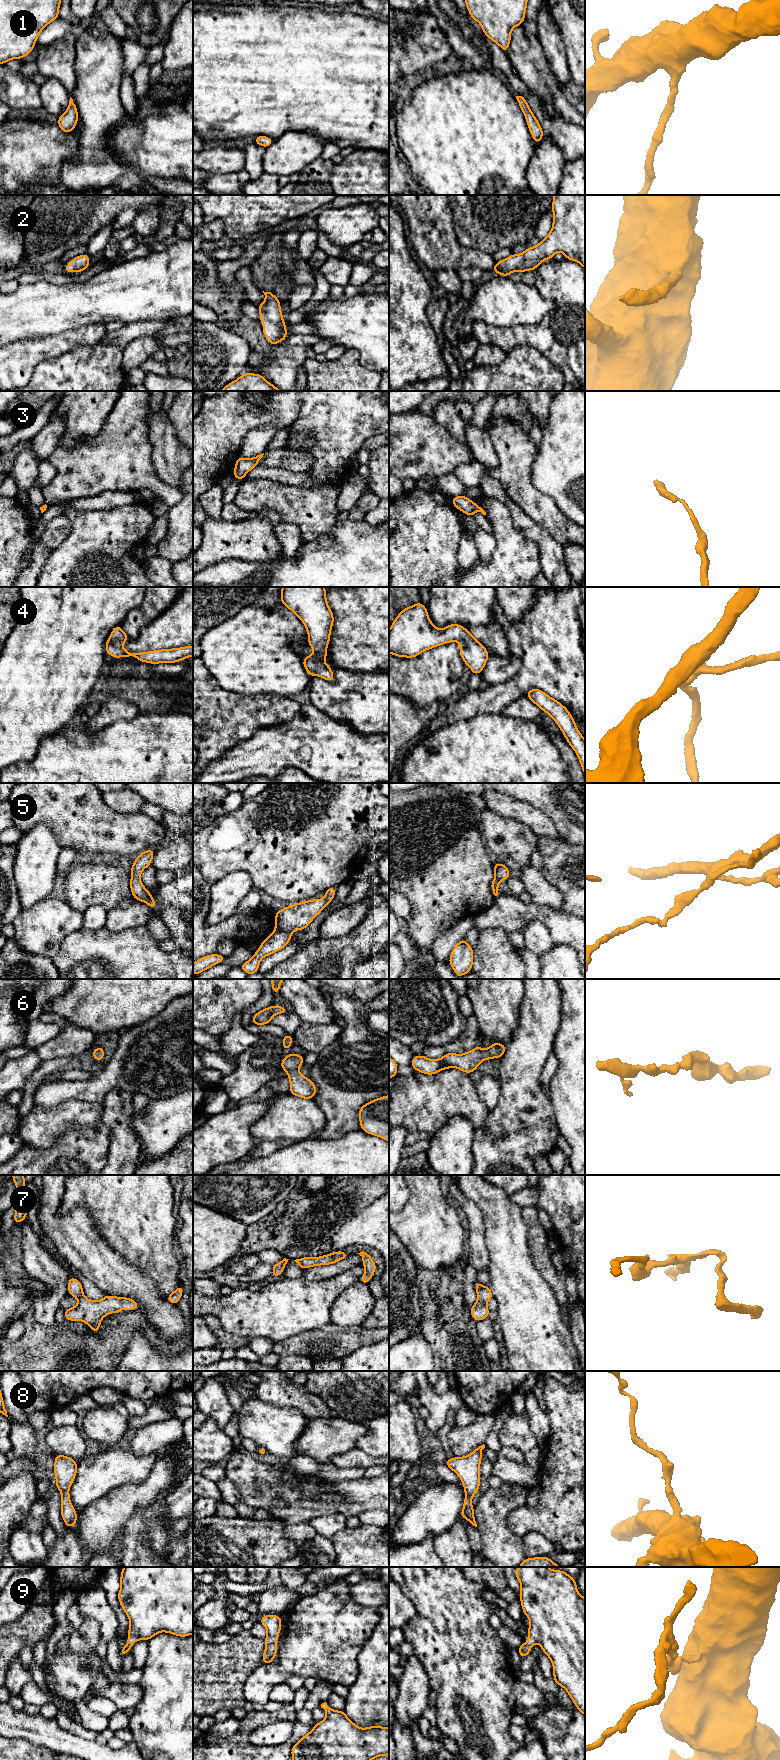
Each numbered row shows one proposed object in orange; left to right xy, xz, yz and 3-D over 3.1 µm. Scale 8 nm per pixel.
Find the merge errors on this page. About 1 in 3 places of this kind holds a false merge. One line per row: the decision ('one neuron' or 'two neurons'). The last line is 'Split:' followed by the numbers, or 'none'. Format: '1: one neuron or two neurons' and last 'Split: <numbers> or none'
1: one neuron
2: one neuron
3: one neuron
4: one neuron
5: one neuron
6: one neuron
7: one neuron
8: one neuron
9: one neuron
Split: none

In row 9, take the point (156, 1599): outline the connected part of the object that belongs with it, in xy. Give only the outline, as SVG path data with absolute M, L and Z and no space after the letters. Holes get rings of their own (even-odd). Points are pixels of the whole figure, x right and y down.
M124 1567L121 1570L118 1600L130 1625L122 1657L138 1640L150 1640L160 1632L179 1637L193 1634L193 1567Z

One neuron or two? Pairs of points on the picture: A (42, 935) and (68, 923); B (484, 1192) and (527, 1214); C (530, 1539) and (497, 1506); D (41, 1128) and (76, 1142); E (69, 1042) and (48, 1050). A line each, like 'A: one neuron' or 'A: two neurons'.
A: one neuron
B: two neurons
C: two neurons
D: two neurons
E: one neuron

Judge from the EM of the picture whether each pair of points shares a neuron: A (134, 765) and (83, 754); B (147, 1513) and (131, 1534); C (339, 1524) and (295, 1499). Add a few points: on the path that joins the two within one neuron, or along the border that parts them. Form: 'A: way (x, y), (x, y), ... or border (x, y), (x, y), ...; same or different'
A: way (121, 765), (96, 765); same
B: way (142, 1518), (133, 1529); same
C: border (346, 1517), (327, 1514), (308, 1523); different

